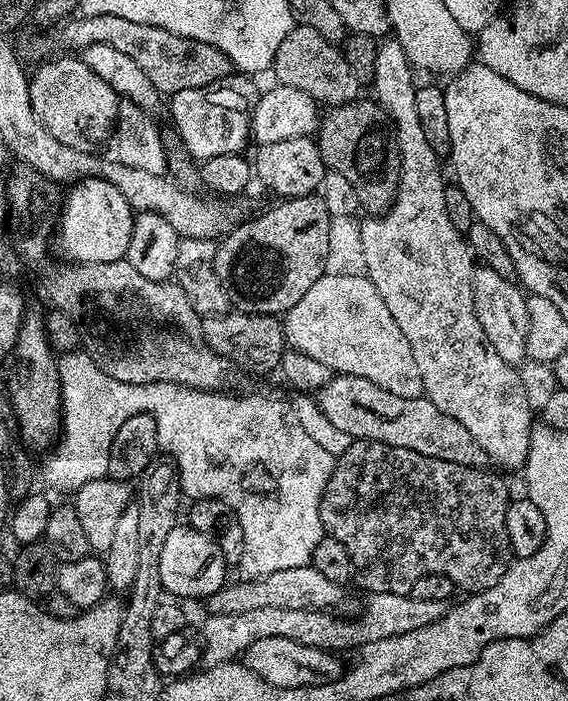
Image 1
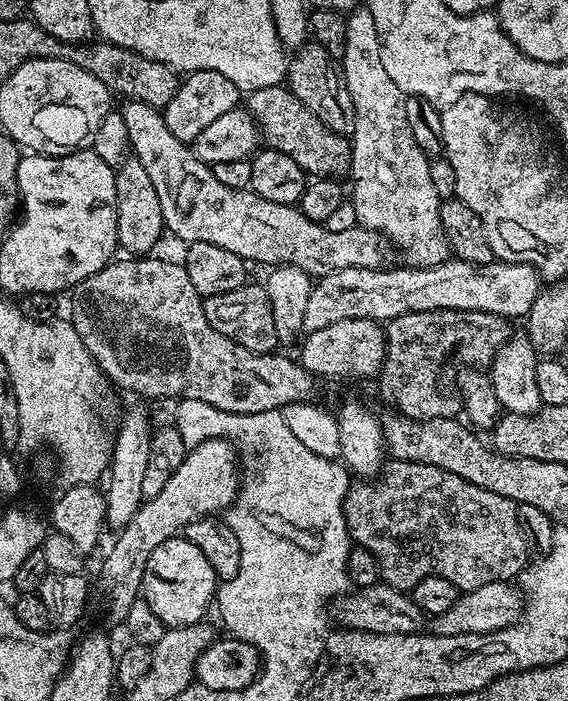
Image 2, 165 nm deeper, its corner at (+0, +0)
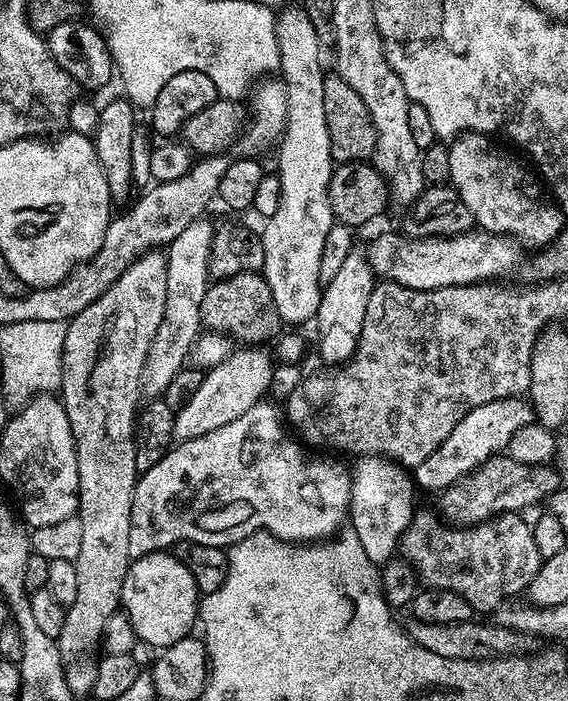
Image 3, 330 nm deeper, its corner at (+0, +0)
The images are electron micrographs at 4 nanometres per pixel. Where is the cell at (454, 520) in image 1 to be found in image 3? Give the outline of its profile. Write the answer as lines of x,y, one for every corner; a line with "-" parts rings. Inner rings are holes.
435,511
420,512
413,515
407,530
400,539
399,555
416,571
417,577
427,587
450,590
464,596
470,602
473,613
495,613
501,604
507,604
527,589
528,583
538,574
542,563
538,546
534,543
531,523
523,515
503,512
493,520
475,524
472,528
461,528
445,522

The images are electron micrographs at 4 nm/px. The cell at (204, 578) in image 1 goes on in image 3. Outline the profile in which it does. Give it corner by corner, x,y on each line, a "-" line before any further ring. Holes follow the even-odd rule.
171,551
151,552
137,556
129,563
126,578
120,591
120,608
128,617
137,641
149,644
155,650
174,646
186,638
198,620
202,593
194,582
194,574
182,566
180,559

